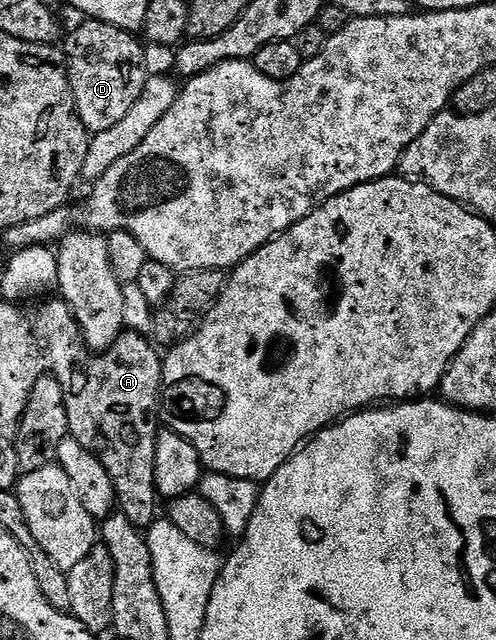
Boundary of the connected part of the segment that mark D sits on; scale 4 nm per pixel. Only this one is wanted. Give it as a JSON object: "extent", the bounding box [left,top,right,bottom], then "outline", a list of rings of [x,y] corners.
{"extent":[66,19,150,135],"outline":[[[88,19],[81,27],[73,29],[66,46],[68,80],[78,117],[92,135],[118,125],[118,121],[130,113],[134,101],[142,97],[150,70],[144,64],[144,51],[139,42],[133,32],[97,19]]]}

